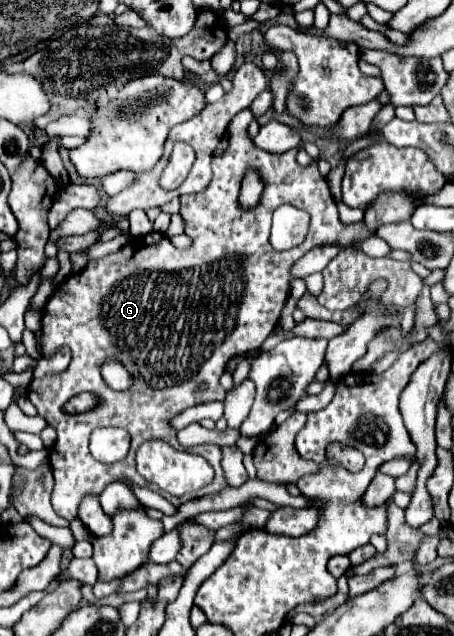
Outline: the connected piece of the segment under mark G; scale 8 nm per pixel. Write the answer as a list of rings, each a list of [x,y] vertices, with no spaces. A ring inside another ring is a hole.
[[[250,108],[240,111],[231,120],[226,152],[222,156],[212,156],[214,178],[208,192],[180,197],[180,216],[190,232],[196,230],[196,234],[190,234],[190,248],[178,250],[167,235],[150,232],[115,254],[90,260],[84,270],[70,274],[68,280],[54,290],[42,310],[38,344],[44,352],[48,352],[42,353],[43,357],[52,356],[54,350],[62,346],[72,350],[72,362],[62,374],[32,380],[28,386],[30,402],[58,432],[50,454],[56,480],[52,506],[66,520],[76,518],[82,496],[98,496],[110,482],[116,482],[122,476],[128,476],[138,486],[146,486],[162,494],[176,508],[192,498],[226,488],[220,468],[222,454],[214,444],[210,444],[210,448],[194,448],[194,454],[212,464],[214,480],[210,486],[198,490],[198,494],[180,498],[160,492],[156,484],[150,484],[136,472],[136,450],[146,440],[166,440],[172,448],[183,449],[177,440],[176,430],[172,430],[168,422],[178,412],[194,404],[226,398],[226,390],[220,386],[226,362],[234,356],[258,350],[270,336],[280,320],[280,312],[290,292],[290,266],[314,246],[342,246],[342,252],[322,270],[324,288],[317,300],[328,310],[346,310],[358,304],[368,286],[378,278],[388,280],[388,290],[376,302],[370,302],[368,310],[390,302],[406,308],[414,304],[422,290],[422,280],[414,274],[408,260],[370,258],[362,250],[354,248],[354,242],[370,238],[372,232],[362,222],[346,226],[338,220],[334,198],[316,164],[300,166],[294,158],[296,150],[270,154],[256,148],[248,138],[248,124],[252,120],[254,116]],[[250,168],[262,176],[264,192],[254,208],[244,210],[238,204],[238,194],[244,174]],[[280,204],[298,206],[300,210],[306,210],[312,220],[306,240],[286,252],[276,252],[268,242],[272,212]],[[98,298],[104,298],[104,306],[100,308]],[[108,358],[120,360],[134,376],[134,386],[130,390],[114,392],[106,386],[100,366]],[[198,382],[208,382],[208,390],[202,394],[196,392]],[[82,392],[96,394],[100,402],[90,412],[72,416],[62,414],[66,400]],[[102,426],[126,428],[132,434],[132,446],[126,458],[114,464],[94,460],[88,450],[88,442],[92,430]]]

